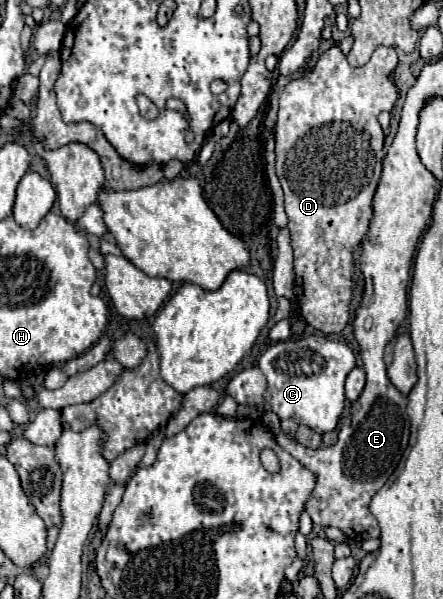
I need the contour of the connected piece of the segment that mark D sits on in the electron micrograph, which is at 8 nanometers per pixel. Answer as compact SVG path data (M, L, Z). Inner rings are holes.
M332 46L330 50L326 50L316 68L312 72L308 72L302 80L292 80L282 96L280 96L280 114L278 114L278 120L276 122L276 174L280 178L280 184L282 184L282 190L284 190L284 208L286 208L286 214L288 214L288 230L290 230L290 238L292 238L292 248L294 248L294 270L296 270L296 284L294 284L294 292L296 292L296 298L300 302L300 310L302 310L302 316L304 320L316 328L316 330L322 330L324 334L336 334L340 332L346 324L348 324L348 302L350 302L350 296L352 296L352 250L366 238L366 232L368 232L368 222L372 218L372 196L374 196L374 190L378 186L378 180L380 180L380 172L382 172L382 158L384 158L384 130L378 122L378 114L384 112L384 110L392 110L396 98L398 98L398 90L392 82L392 72L396 68L396 62L398 62L398 56L396 56L396 50L390 48L390 46L378 46L374 50L374 54L370 56L368 64L364 66L350 66L346 56L340 52L338 46Z

